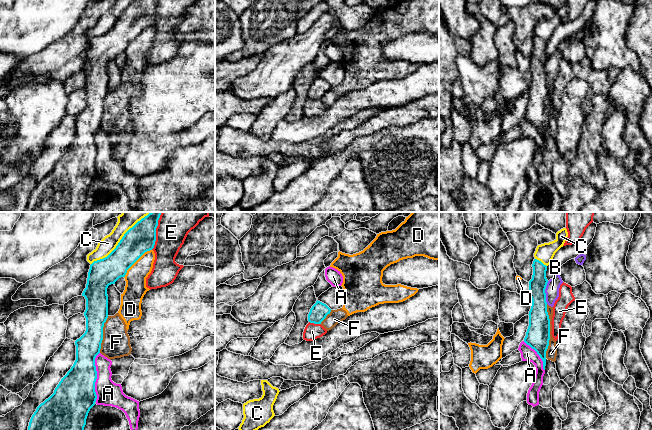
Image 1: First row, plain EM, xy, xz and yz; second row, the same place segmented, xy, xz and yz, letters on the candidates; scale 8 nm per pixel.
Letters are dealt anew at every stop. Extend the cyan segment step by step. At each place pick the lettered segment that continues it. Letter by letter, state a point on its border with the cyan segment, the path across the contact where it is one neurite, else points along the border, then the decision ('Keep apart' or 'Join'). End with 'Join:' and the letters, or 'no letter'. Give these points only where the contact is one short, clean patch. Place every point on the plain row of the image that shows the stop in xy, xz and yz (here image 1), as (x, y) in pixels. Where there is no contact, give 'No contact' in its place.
A: Touches cyan at xy (96, 153). Keep apart
B: Touches cyan at yz (544, 68). Boundary: yz (548, 57), (545, 63), (546, 79). Keep apart
C: Touches cyan at xy (116, 23). Keep apart
D: Touches cyan at xy (135, 37). Keep apart
E: Touches cyan at xy (155, 13). Keep apart
F: Touches cyan at yz (549, 107). Boundary: yz (547, 80), (549, 121), (545, 133). Keep apart
Join: no letter

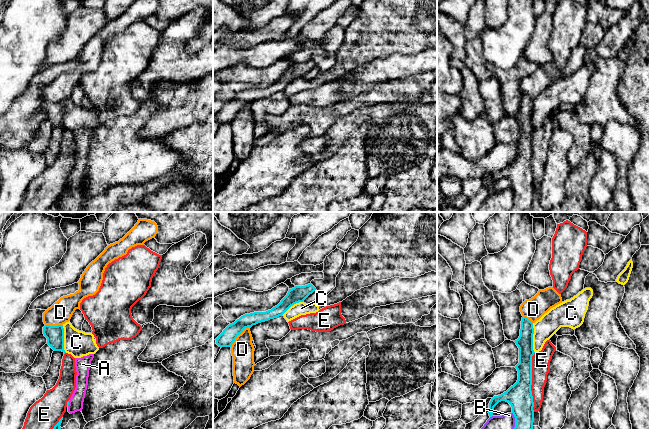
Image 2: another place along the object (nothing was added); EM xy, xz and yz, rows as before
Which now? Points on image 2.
A: Touches cyan at xy (68, 179). Boundary: xy (70, 176), (67, 181). Keep apart
B: Touches cyan at yz (515, 200). Keep apart
C: Touches cyan at yz (532, 114). Boundary: yz (532, 99), (533, 126), (535, 128). Keep apart
D: Touches cyan at xz (238, 110). Keep apart
E: Touches cyan at yz (531, 158). Keep apart
Join: no letter

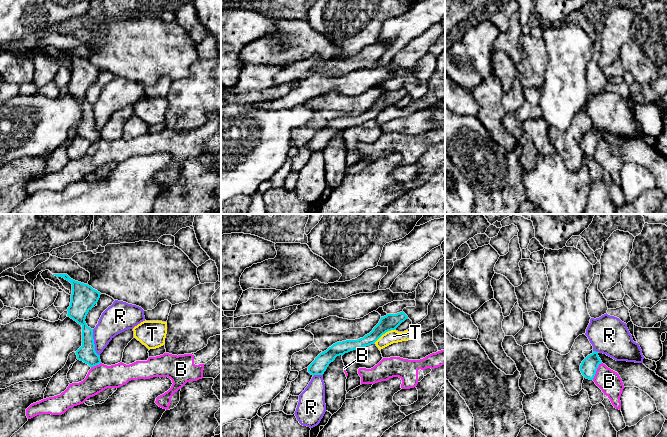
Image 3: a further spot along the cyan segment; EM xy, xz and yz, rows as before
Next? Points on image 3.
B: Touches cyan at yz (596, 146). Boundary: yz (601, 138), (592, 155). Keep apart
R: Touches cyan at xy (93, 118). Boundary: xy (92, 105), (94, 126), (99, 131). Keep apart
T: Touches cyan at xz (384, 109). Boundary: xz (394, 105), (386, 107), (374, 118). Keep apart
Join: no letter

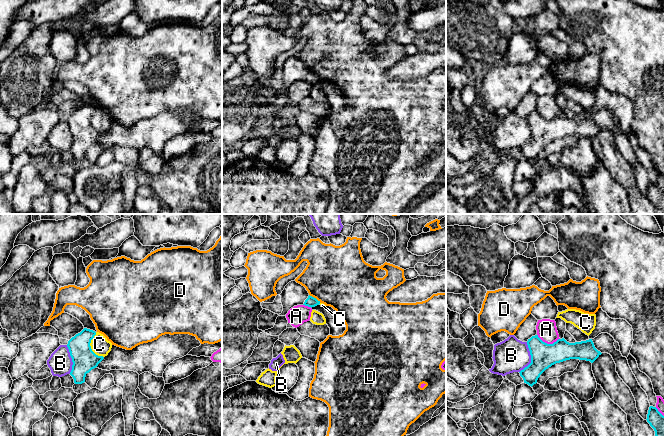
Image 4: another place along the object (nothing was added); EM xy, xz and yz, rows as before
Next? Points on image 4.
A: Touches cyan at yz (548, 120). Keep apart
B: Touches cyan at yz (531, 134). Keep apart
C: Touches cyan at xy (90, 123). Boundary: xy (96, 108), (91, 116), (90, 124), (96, 130), (103, 133). Keep apart
D: Touches cyan at xz (315, 74). Keep apart
Join: no letter

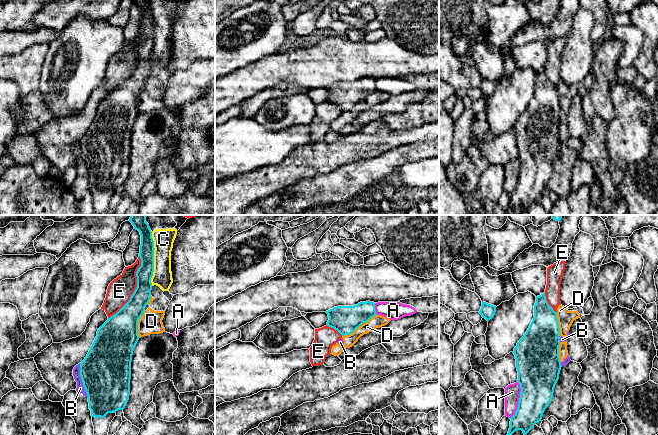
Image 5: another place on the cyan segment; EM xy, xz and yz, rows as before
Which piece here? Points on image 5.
A: Touches cyan at yz (519, 176). Keep apart
B: Touches cyan at xy (81, 155). Keep apart
C: Touches cyan at xy (153, 35). Boundary: xy (151, 8), (154, 24), (152, 61). Keep apart
D: Touches cyan at xz (359, 102). Keep apart
E: Touches cyan at xy (136, 64). Keep apart
Join: no letter

